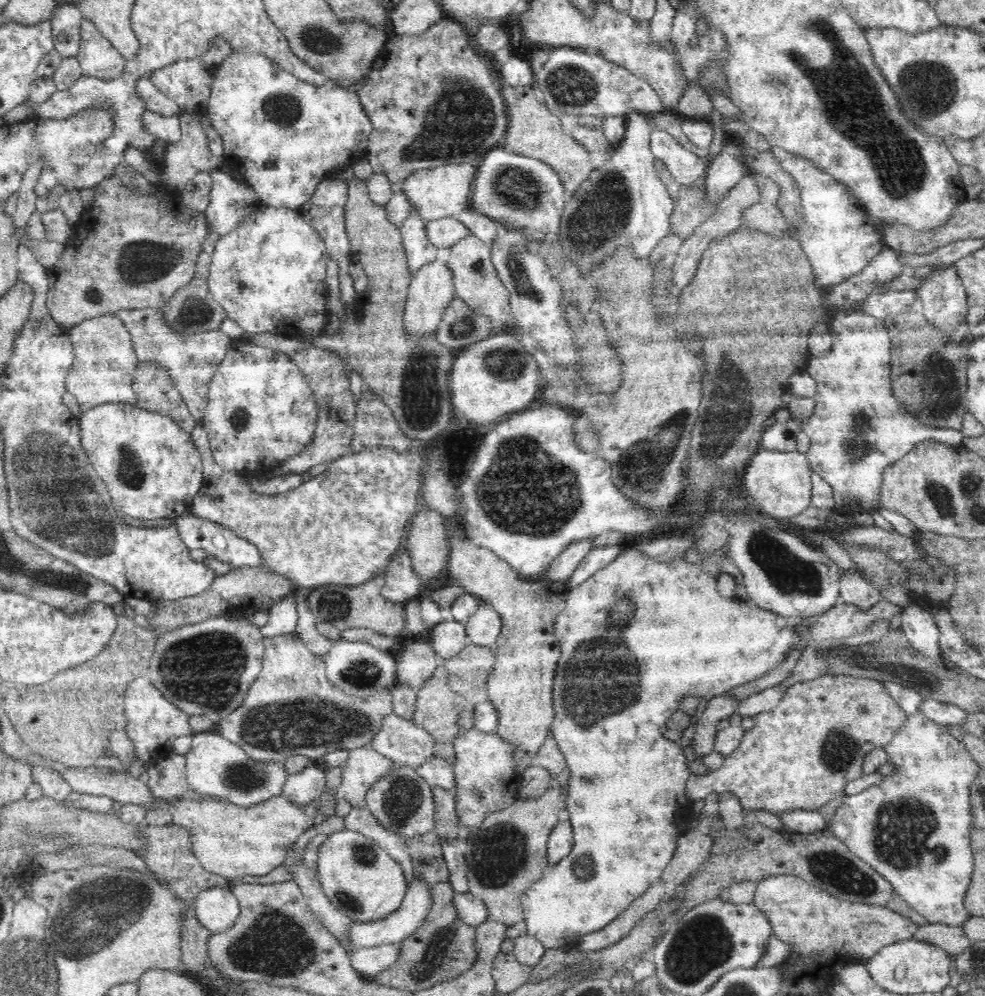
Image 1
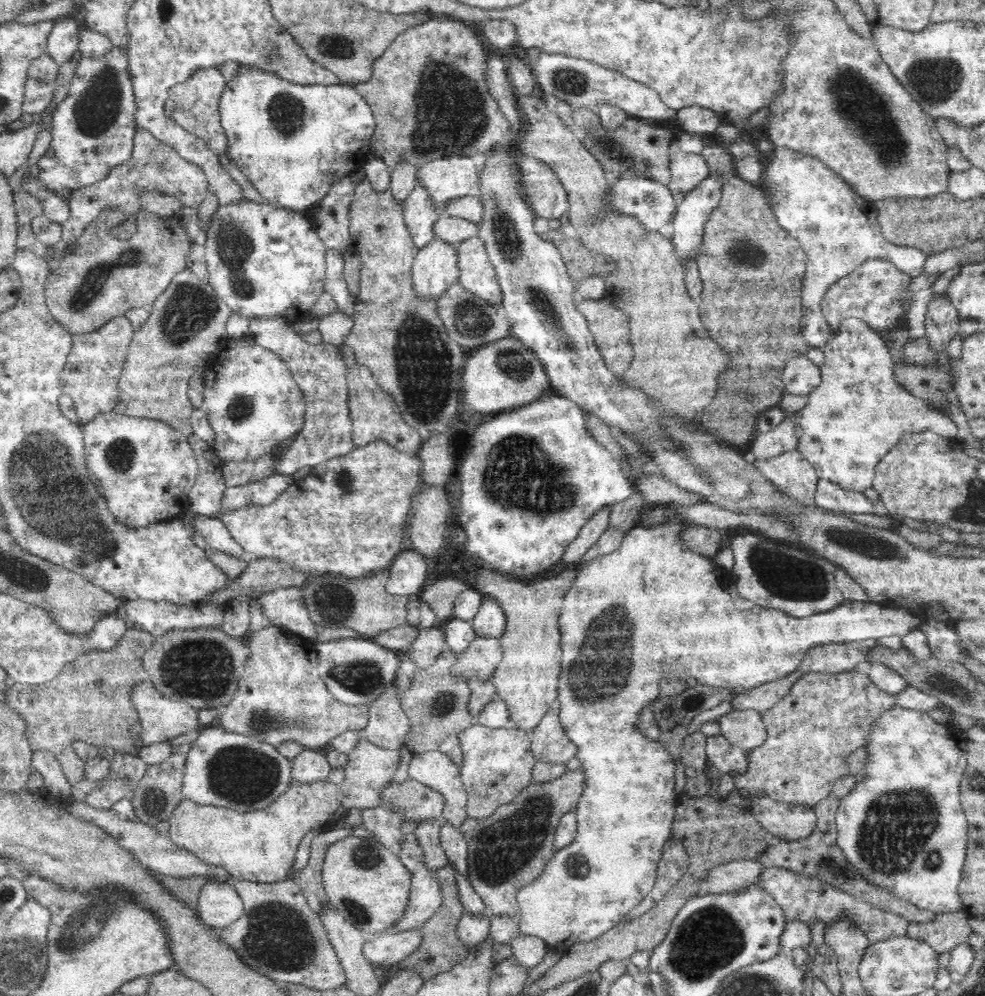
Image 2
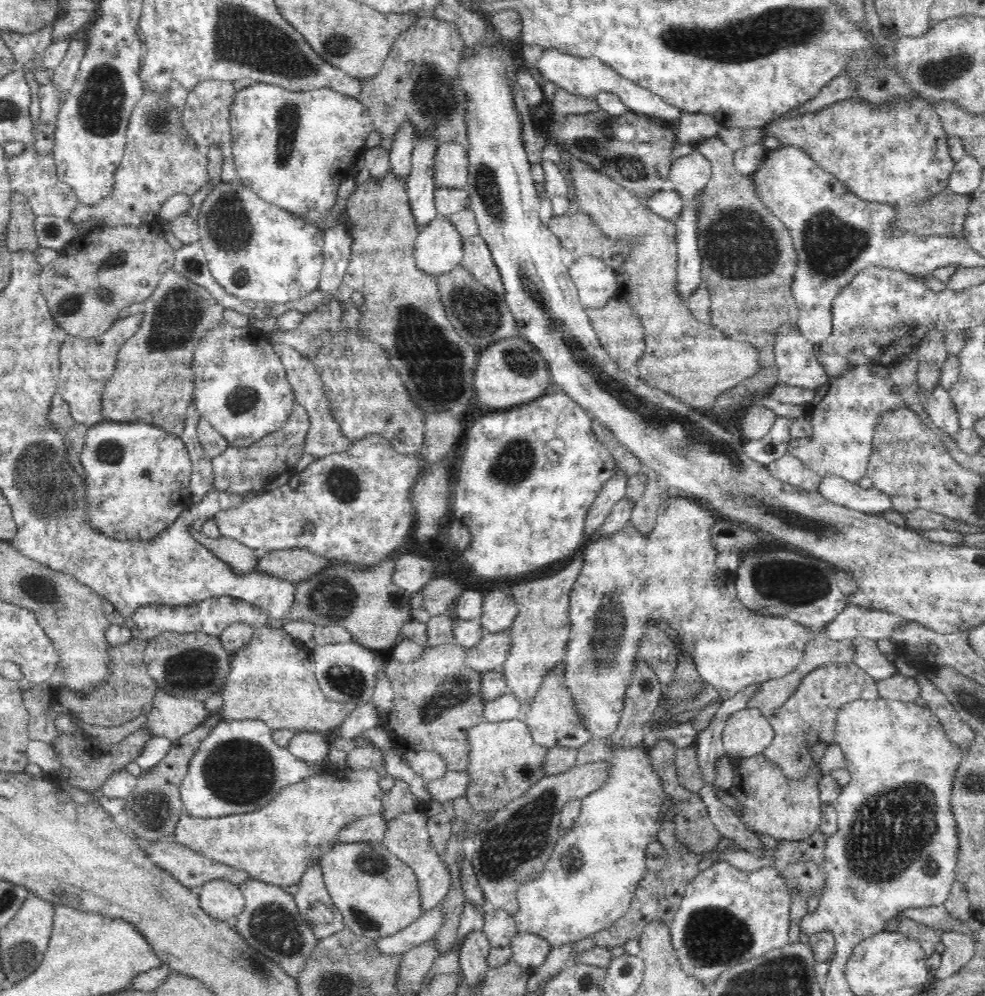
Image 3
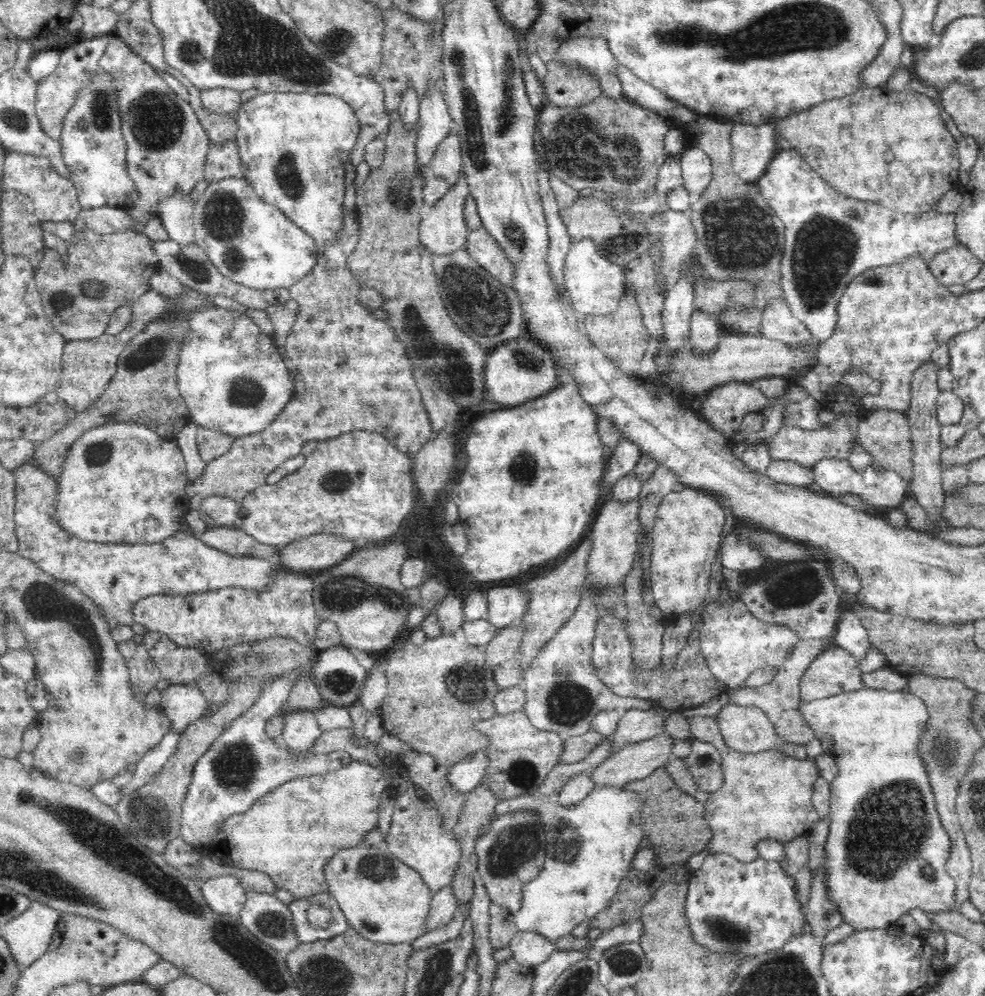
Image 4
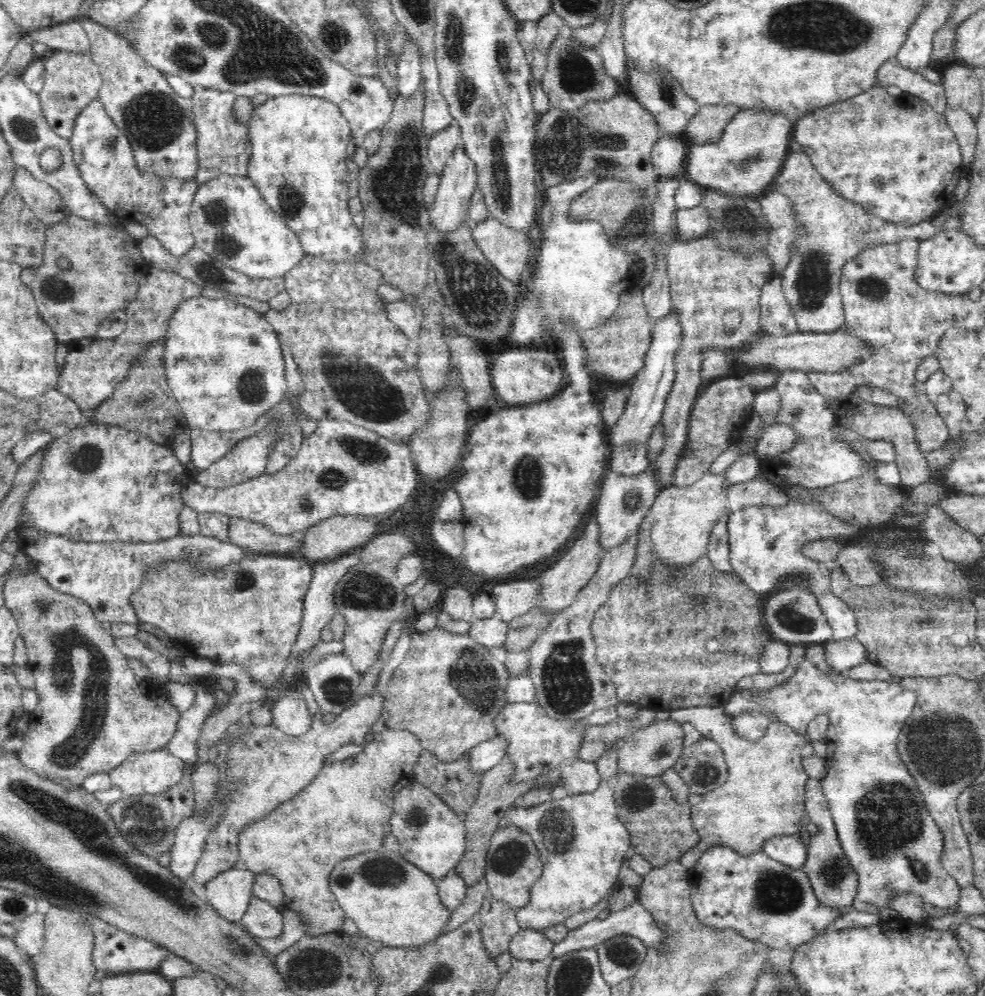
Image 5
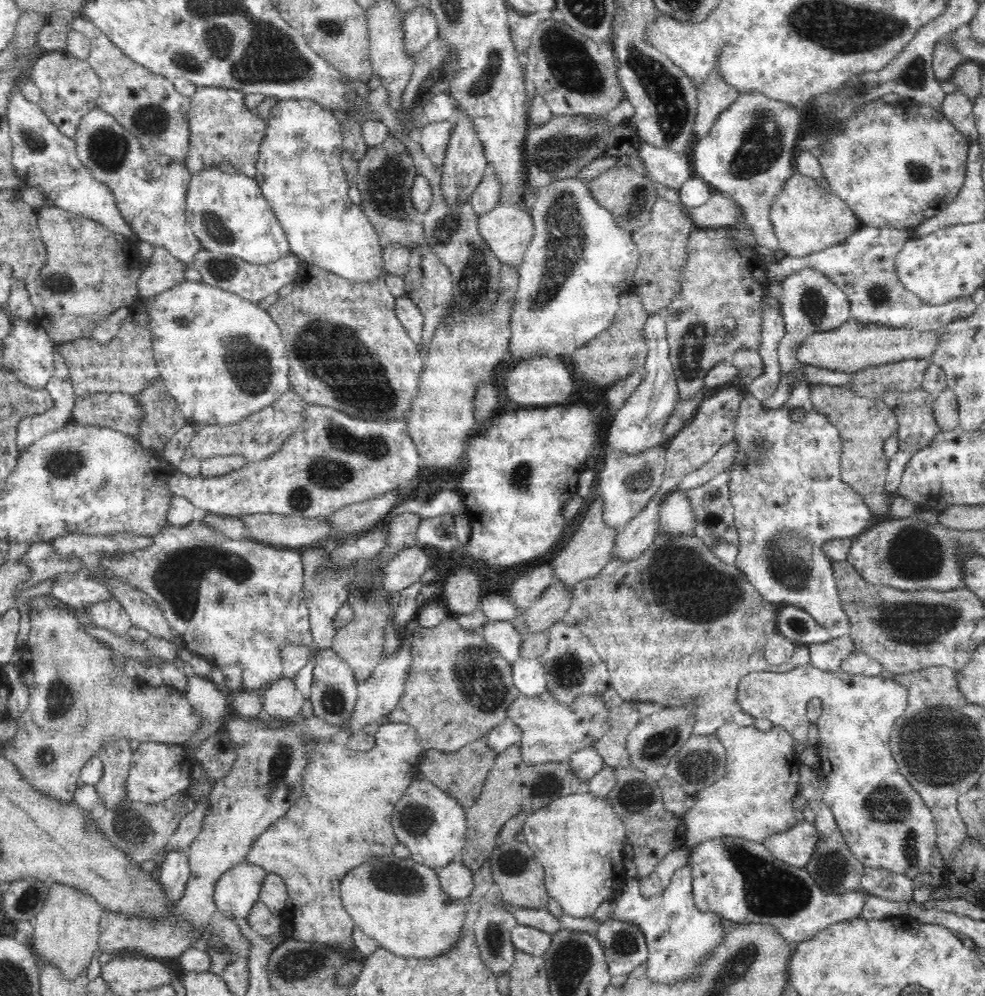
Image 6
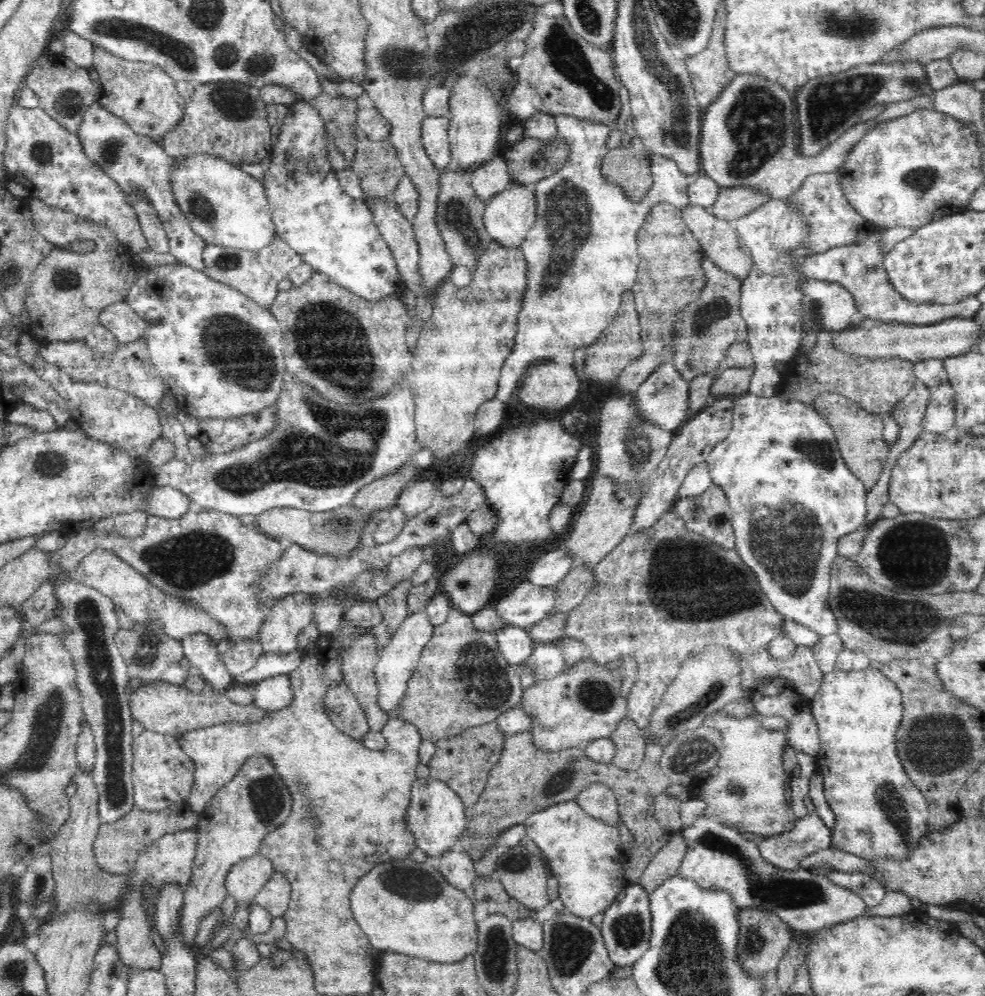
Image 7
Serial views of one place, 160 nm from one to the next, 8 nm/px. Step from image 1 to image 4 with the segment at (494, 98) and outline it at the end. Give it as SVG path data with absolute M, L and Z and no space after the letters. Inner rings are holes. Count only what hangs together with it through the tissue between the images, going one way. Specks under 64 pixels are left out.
M383 8L384 40L382 40L382 66L372 77L384 89L385 109L392 114L399 107L407 89L416 91L418 100L422 100L429 92L432 82L438 89L444 87L444 71L442 71L442 37L444 16L440 21L420 21L398 8Z

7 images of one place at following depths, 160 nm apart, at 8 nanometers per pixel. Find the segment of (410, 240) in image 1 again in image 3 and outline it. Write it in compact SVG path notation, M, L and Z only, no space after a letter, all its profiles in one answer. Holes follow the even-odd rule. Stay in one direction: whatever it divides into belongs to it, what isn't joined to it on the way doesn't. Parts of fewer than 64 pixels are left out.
M420 136L411 156L412 170L407 183L407 195L418 230L437 218L434 161L437 142L433 136Z

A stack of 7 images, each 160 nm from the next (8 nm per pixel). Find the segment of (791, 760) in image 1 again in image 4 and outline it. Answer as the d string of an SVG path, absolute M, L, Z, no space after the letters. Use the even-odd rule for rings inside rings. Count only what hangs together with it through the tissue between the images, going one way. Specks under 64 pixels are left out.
M838 646L826 648L812 660L804 673L799 698L804 702L836 696L840 692L862 690L865 687L863 673L858 661L847 650Z

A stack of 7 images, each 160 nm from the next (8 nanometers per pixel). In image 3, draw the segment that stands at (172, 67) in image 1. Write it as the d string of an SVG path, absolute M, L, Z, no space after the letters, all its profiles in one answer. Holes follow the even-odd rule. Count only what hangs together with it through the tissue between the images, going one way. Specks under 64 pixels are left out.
M216 79L202 81L189 91L185 107L182 109L183 128L203 150L212 144L222 144L224 140L230 142L229 110L237 92L232 81Z

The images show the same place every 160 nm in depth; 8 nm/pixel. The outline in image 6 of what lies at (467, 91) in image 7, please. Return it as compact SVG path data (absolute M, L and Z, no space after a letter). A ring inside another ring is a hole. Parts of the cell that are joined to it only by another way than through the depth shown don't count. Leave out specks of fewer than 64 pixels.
M460 109L460 114L456 126L452 130L452 136L450 136L442 166L441 189L445 203L458 204L458 202L469 200L469 196L474 192L478 184L482 182L485 173L489 171L488 166L484 147L477 139L474 125L468 114L465 113L465 110Z

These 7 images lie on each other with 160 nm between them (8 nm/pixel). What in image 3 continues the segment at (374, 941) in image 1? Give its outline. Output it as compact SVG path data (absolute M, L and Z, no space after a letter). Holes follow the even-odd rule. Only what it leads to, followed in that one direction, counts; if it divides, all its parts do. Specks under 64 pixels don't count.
M416 802L414 811L388 820L384 842L388 850L403 860L417 876L423 913L440 907L451 885L451 876L444 864L442 853L436 852L428 833L427 820L429 818L426 815L428 807L428 803Z

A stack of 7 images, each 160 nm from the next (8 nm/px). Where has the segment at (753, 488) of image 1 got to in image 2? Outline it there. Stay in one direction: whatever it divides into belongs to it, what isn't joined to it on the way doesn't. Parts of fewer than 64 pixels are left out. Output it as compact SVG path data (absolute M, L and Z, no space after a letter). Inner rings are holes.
M798 449L766 460L753 460L753 456L747 455L763 476L778 486L780 491L786 491L788 498L798 504L814 506L814 495L820 478Z

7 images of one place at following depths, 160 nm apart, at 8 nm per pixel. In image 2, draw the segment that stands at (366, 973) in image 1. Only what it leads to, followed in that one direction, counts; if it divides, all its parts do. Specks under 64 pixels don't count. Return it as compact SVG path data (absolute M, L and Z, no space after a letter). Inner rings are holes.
M419 929L384 932L364 943L363 955L371 964L395 965L412 954L423 936Z

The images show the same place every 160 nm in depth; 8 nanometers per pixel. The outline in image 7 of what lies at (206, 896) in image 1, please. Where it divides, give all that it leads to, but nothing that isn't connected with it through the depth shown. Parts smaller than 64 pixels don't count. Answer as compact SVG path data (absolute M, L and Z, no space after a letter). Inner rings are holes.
M259 852L254 854L254 856L250 856L250 858L244 858L244 860L232 866L225 878L227 894L235 900L237 905L250 905L254 902L256 894L264 888L267 880L270 880L274 872L273 862L269 858L262 856Z

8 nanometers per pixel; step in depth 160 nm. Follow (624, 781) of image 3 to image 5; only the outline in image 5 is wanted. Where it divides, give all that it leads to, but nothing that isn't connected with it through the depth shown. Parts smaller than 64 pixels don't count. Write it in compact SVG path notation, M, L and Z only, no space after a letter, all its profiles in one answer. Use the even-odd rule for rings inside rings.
M604 779L594 792L550 800L534 808L512 805L508 816L514 825L530 834L543 862L543 874L530 889L530 902L516 912L516 919L522 929L542 931L554 924L564 924L574 914L594 908L602 898L613 893L624 854L631 847L631 835L620 821L615 791Z

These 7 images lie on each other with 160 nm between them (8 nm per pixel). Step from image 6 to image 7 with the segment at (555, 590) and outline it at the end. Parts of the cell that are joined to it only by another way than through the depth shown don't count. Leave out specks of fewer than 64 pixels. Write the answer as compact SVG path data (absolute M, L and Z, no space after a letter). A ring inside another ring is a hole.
M578 566L570 569L568 576L558 585L555 585L556 600L555 607L551 610L551 614L567 614L574 610L586 596L586 593L592 588L596 582L594 579L593 568Z

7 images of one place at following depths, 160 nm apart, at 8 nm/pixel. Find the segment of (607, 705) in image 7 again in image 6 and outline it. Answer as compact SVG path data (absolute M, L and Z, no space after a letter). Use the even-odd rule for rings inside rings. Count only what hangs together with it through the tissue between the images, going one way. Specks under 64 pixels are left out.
M545 690L536 696L520 695L508 707L507 718L520 727L523 761L534 766L568 761L577 750L593 746L610 730L609 710L597 694L582 694L572 704L560 704Z

